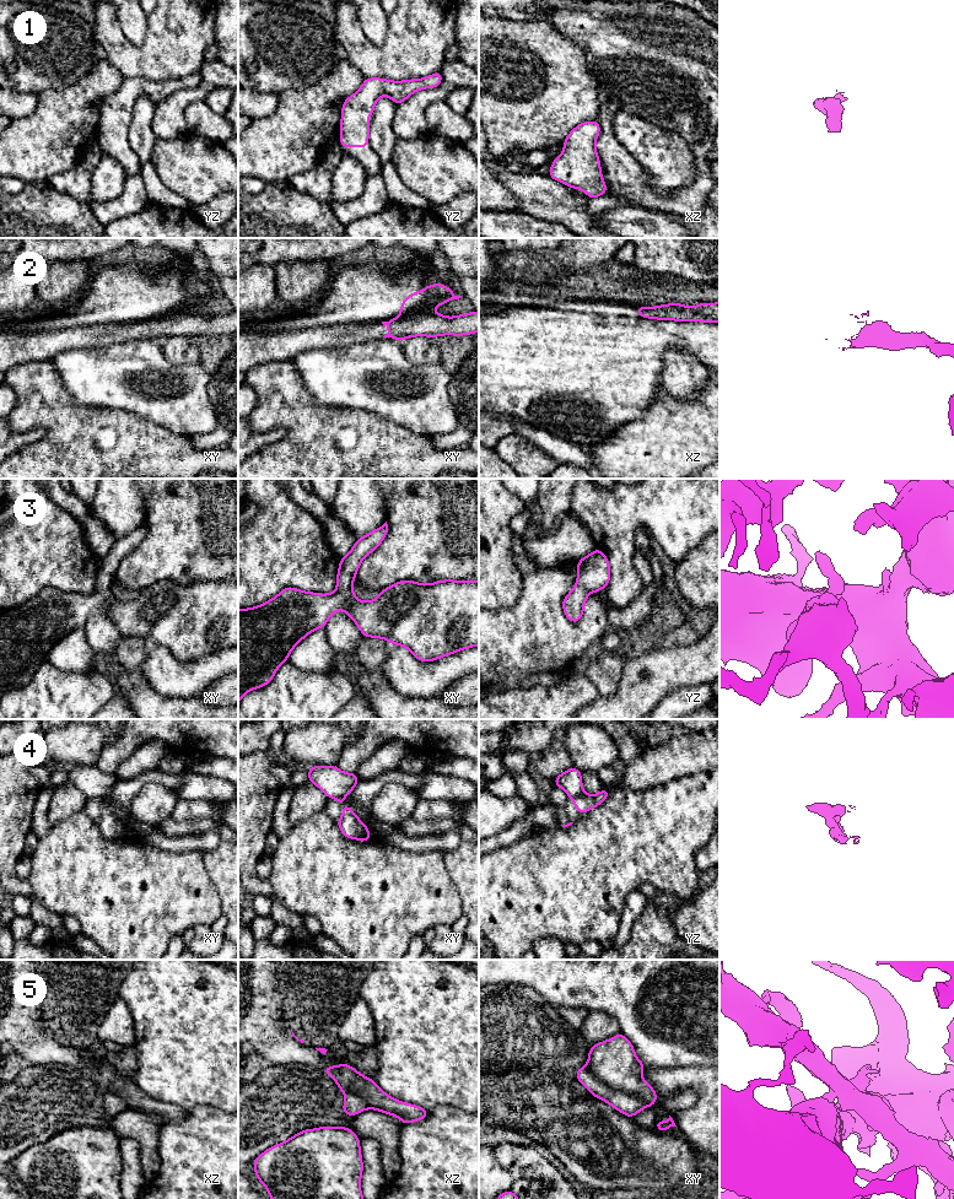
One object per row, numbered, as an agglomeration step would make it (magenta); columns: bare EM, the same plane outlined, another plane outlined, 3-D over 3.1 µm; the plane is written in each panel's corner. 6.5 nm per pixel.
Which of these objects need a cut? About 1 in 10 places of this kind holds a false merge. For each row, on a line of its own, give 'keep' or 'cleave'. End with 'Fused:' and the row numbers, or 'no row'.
1: keep
2: keep
3: keep
4: cleave
5: keep
Fused: 4

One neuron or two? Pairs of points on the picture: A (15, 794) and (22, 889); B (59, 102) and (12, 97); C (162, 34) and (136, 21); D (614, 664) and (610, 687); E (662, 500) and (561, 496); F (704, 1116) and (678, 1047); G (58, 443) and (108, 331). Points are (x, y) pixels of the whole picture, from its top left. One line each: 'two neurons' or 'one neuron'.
A: one neuron
B: two neurons
C: two neurons
D: one neuron
E: two neurons
F: two neurons
G: two neurons

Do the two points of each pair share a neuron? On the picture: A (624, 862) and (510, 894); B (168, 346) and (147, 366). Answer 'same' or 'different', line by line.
A: same
B: different

